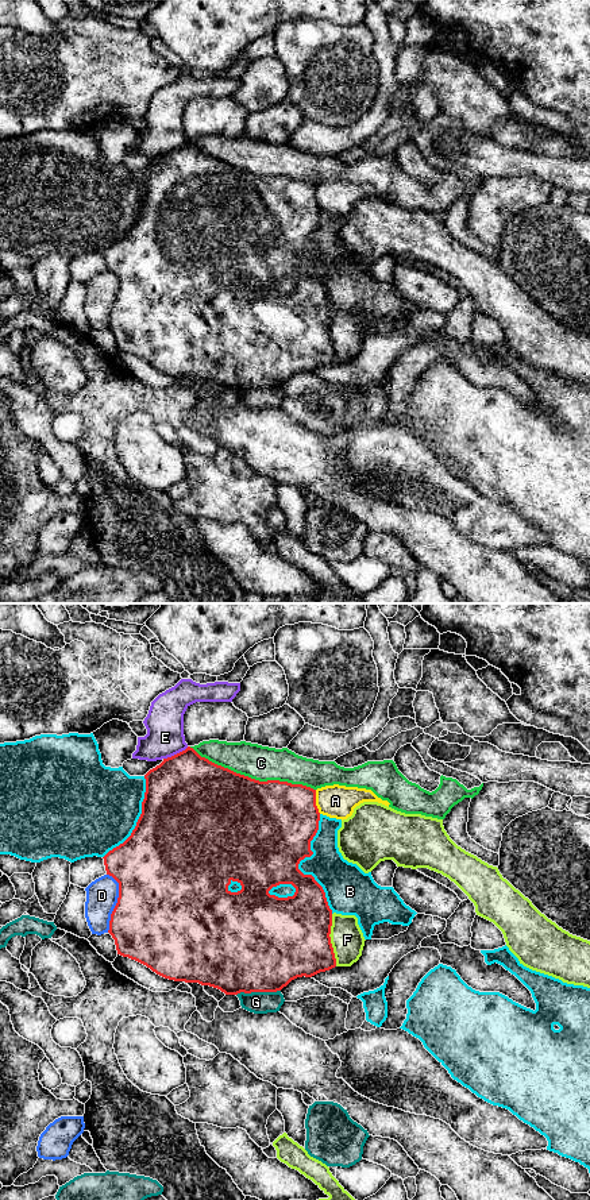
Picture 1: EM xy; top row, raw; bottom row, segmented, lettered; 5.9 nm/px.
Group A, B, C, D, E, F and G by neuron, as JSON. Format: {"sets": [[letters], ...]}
{"sets": [["A"], ["B"], ["C"], ["D"], ["E"], ["F"], ["G"]]}

